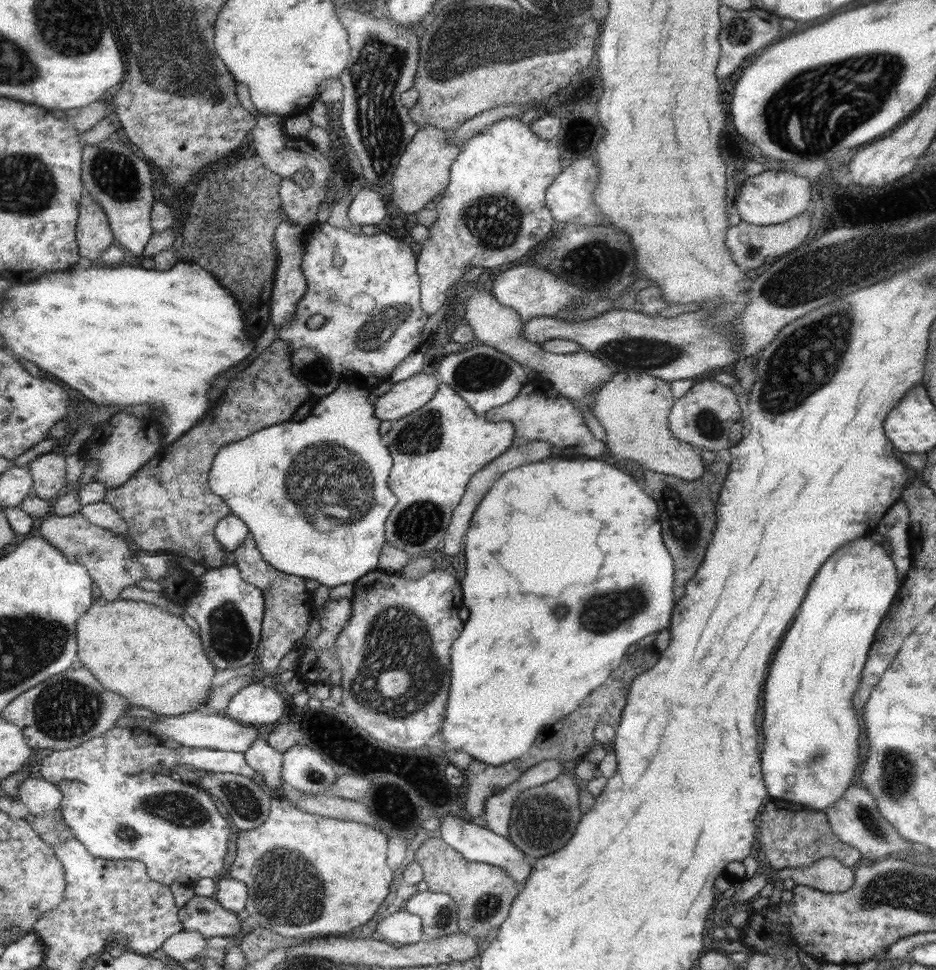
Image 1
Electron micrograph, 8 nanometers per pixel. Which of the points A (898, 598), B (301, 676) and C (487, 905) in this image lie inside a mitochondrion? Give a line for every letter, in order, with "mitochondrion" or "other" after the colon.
A: other
B: other
C: mitochondrion

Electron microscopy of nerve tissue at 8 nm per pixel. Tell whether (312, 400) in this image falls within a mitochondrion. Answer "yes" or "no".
no

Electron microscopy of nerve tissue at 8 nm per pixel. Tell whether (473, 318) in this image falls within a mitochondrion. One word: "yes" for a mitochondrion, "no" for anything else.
no

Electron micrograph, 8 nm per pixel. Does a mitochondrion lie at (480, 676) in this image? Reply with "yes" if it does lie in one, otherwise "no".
no

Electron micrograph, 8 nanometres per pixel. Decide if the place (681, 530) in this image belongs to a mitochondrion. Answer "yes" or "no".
yes

